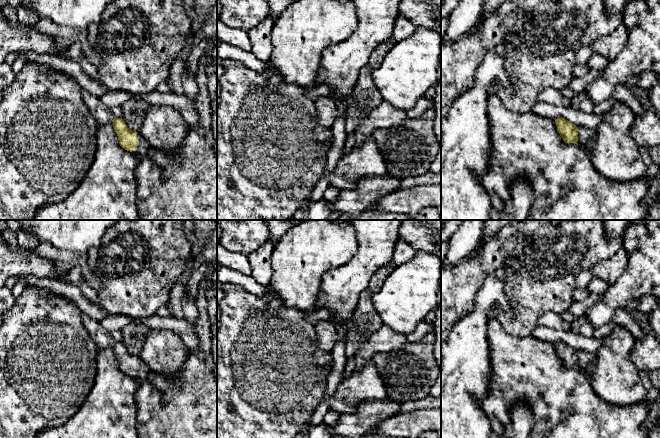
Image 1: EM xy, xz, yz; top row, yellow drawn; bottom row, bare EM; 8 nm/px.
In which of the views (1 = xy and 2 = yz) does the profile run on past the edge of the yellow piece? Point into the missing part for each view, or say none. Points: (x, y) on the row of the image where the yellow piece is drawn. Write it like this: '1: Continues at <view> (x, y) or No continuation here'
1: Continues at xy (102, 114)
2: No continuation here

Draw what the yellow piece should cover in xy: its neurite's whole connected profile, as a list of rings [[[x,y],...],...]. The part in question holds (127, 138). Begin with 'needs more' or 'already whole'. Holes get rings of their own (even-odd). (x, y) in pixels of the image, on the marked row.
needs more | [[[81,89],[81,97],[99,126],[113,124],[122,148],[130,151],[140,159],[148,153],[151,148],[149,143],[138,132],[129,129],[122,117],[115,118],[111,113],[111,108],[105,106],[100,98],[84,89]]]

